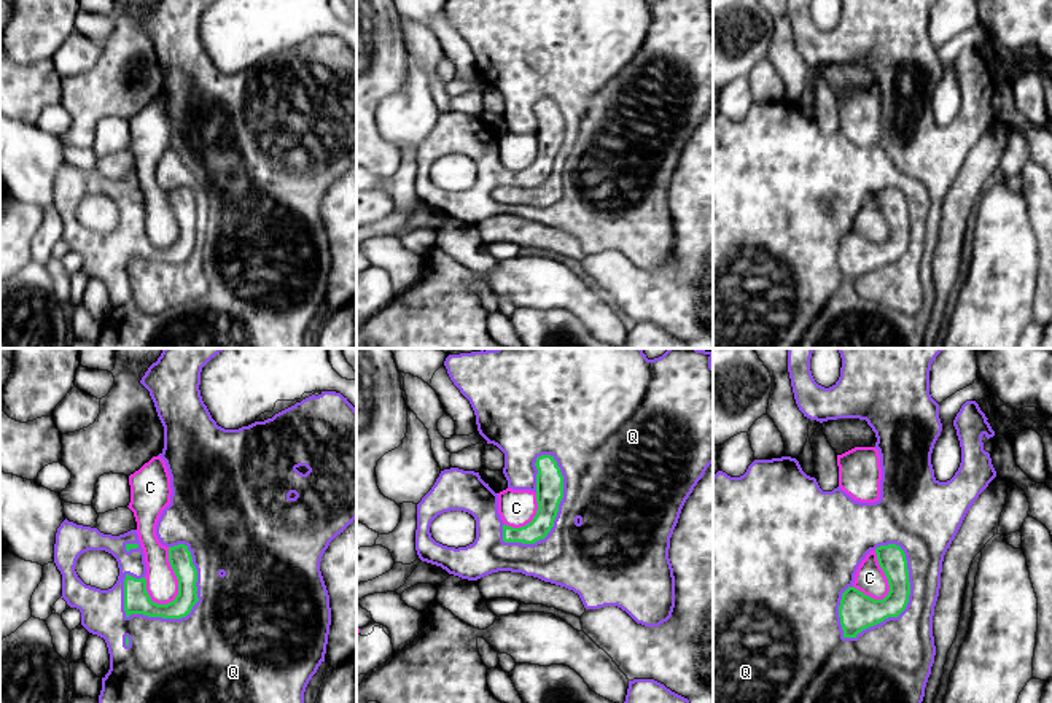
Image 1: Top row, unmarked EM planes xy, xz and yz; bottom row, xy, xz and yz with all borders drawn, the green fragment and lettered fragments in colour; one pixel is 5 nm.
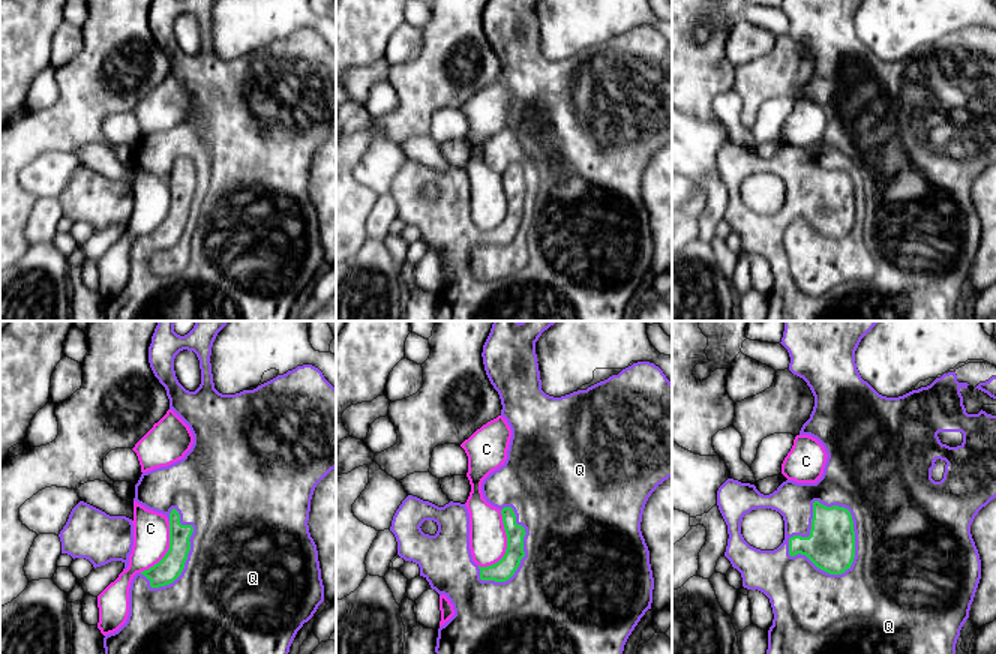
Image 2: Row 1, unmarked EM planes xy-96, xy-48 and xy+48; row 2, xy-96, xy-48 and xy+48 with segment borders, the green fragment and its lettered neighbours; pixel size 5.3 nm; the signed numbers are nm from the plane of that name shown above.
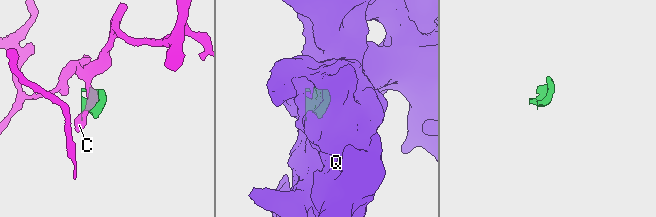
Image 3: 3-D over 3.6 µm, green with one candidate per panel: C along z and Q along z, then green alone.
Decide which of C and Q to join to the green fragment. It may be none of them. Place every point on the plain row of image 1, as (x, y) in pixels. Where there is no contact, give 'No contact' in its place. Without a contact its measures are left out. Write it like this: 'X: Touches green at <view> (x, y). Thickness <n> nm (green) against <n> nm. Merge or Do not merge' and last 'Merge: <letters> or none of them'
C: Touches green at xy (179, 225). Thickness 130 nm (green) against 160 nm. Do not merge
Q: Touches green at xy (191, 252). Thickness 110 nm (green) against 500 nm. Merge
Merge: Q

